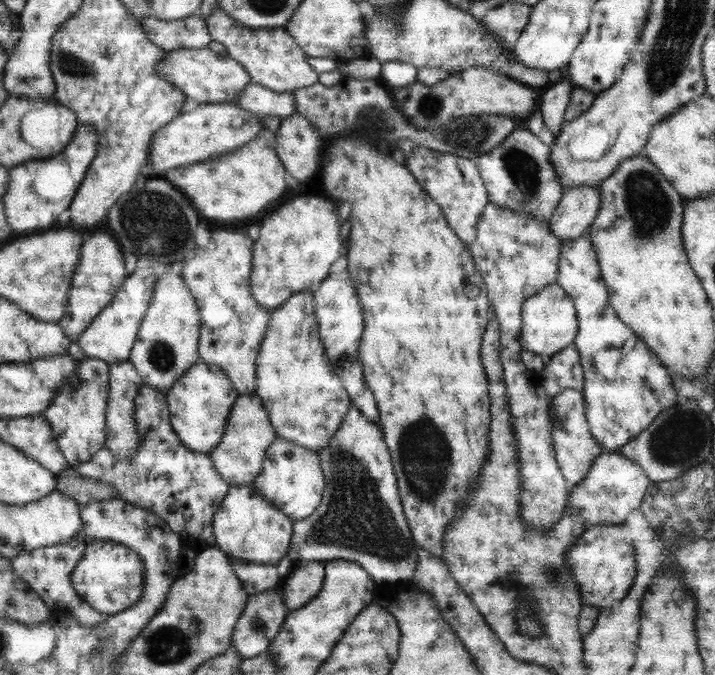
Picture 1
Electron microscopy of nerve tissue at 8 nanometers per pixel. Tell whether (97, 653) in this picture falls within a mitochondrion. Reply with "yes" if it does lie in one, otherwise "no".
yes

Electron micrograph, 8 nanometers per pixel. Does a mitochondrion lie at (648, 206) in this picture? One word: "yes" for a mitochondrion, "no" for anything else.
yes

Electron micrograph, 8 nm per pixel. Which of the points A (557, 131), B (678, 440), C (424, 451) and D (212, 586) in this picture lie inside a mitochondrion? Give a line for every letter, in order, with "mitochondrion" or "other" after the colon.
A: other
B: mitochondrion
C: mitochondrion
D: other

